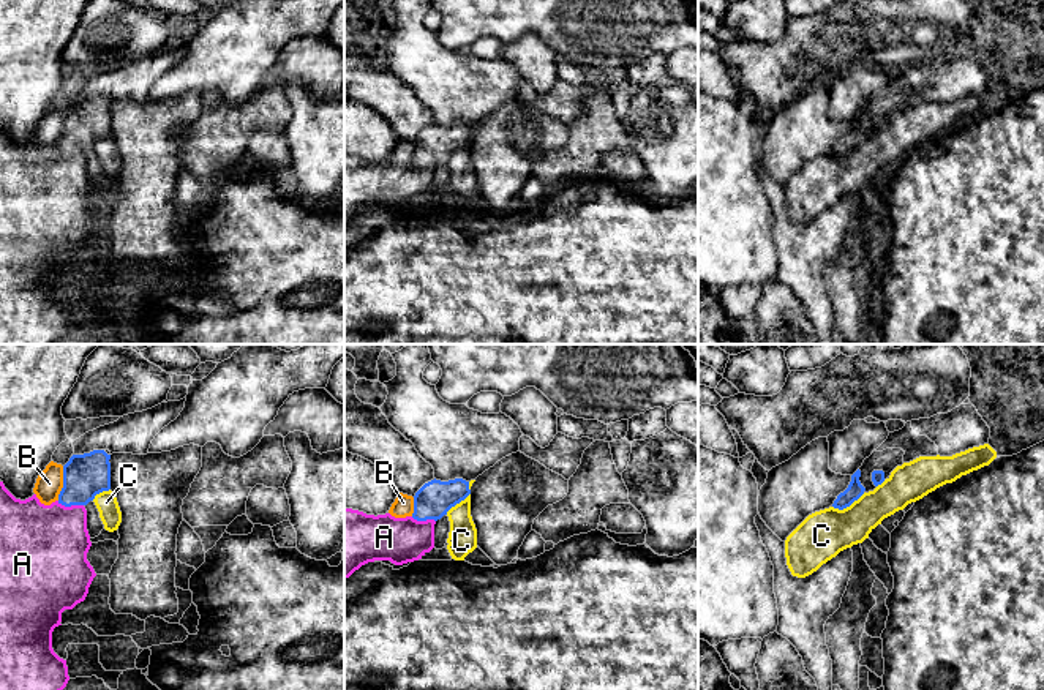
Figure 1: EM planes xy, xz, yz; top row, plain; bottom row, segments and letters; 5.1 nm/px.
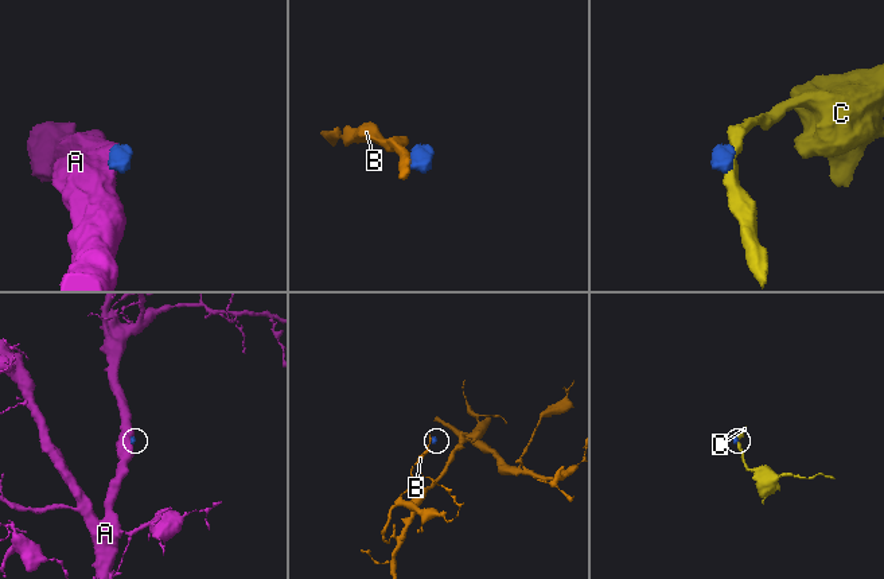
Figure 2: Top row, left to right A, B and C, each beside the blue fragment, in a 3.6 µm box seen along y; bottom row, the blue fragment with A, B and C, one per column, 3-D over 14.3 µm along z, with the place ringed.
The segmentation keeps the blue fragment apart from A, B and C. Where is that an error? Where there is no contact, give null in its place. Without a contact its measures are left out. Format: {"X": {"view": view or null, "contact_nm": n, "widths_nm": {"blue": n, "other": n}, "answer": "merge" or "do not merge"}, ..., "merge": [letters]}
{"A": {"view": "xy", "contact_nm": 140, "widths_nm": {"blue": 220, "other": 440}, "answer": "do not merge"}, "B": {"view": "xy", "contact_nm": 180, "widths_nm": {"blue": 220, "other": 140}, "answer": "do not merge"}, "C": {"view": "yz", "contact_nm": 180, "widths_nm": {"blue": 90, "other": 240}, "answer": "do not merge"}, "merge": []}

